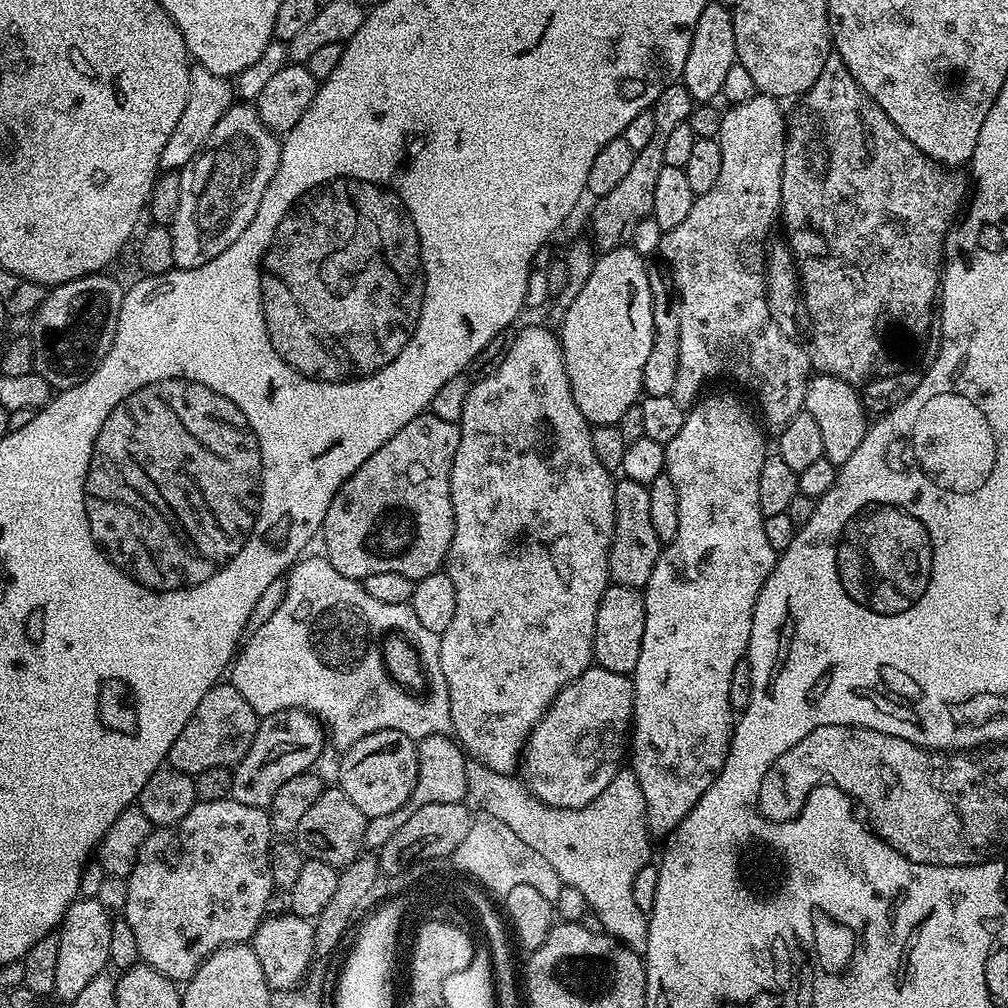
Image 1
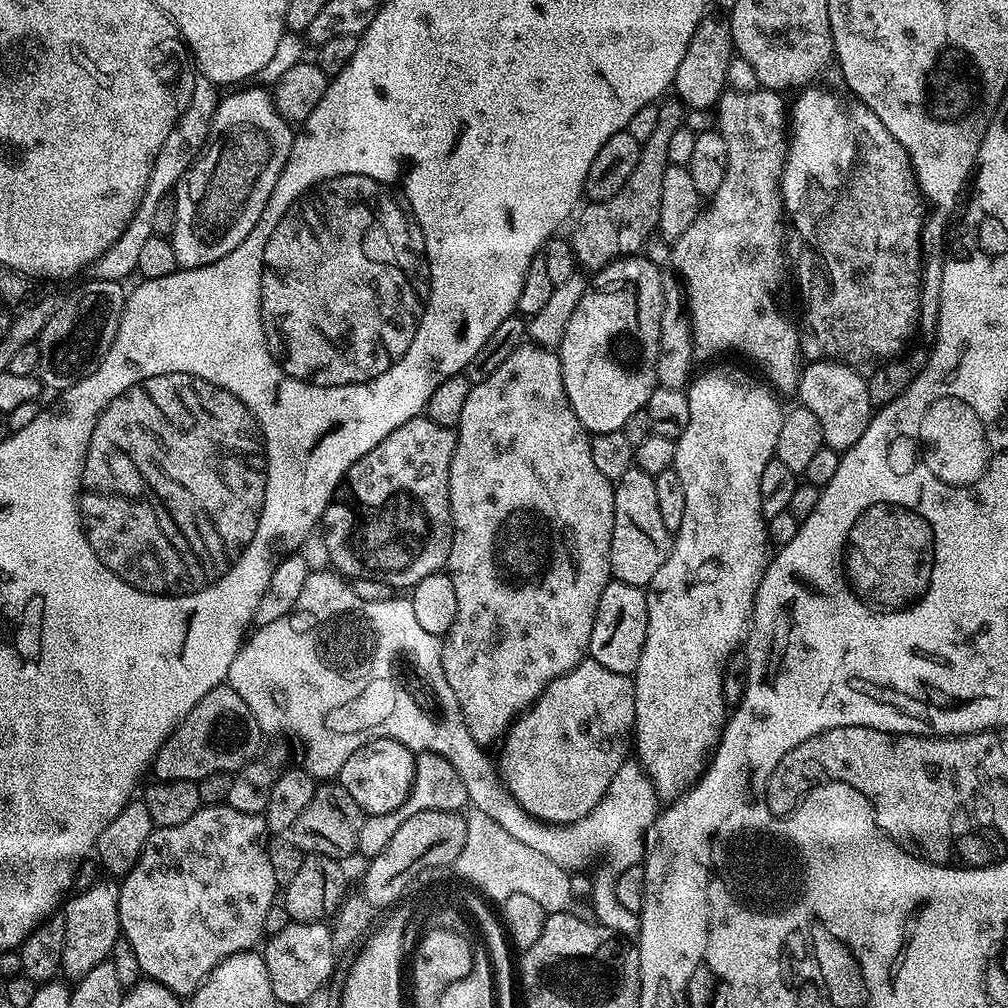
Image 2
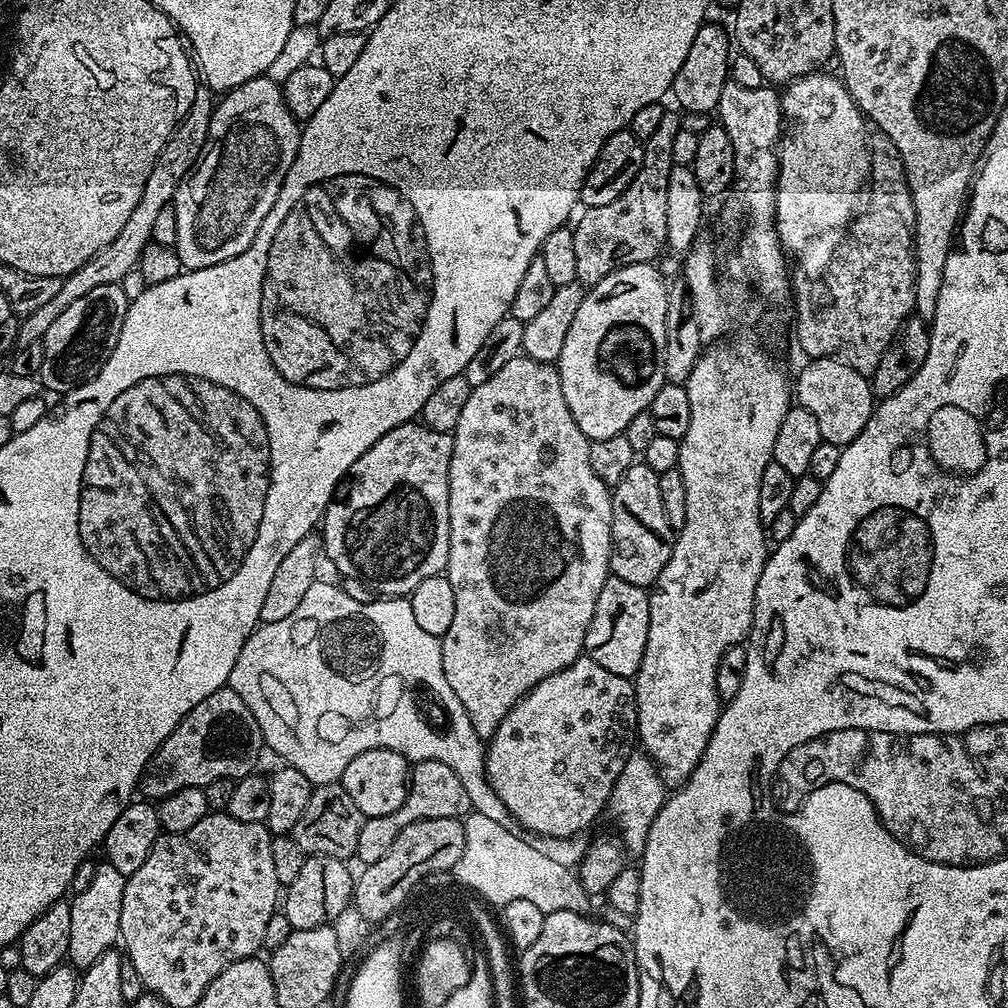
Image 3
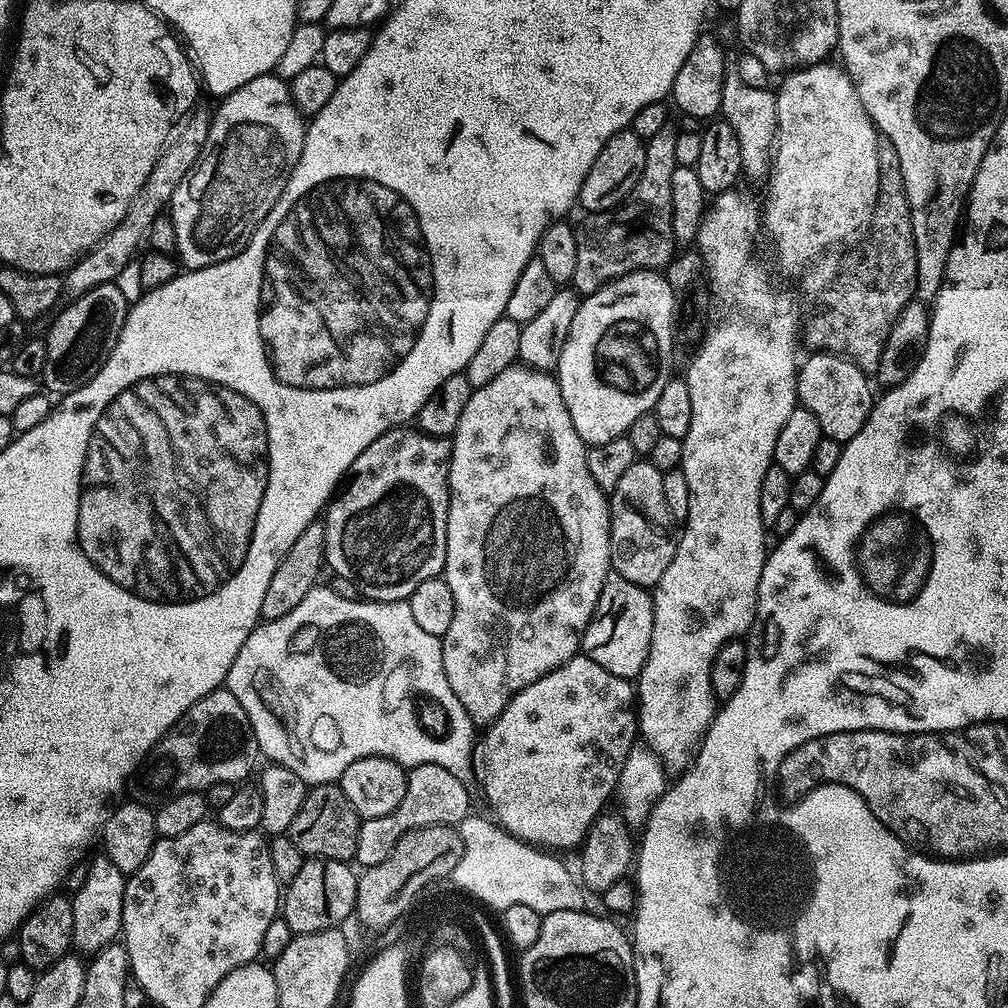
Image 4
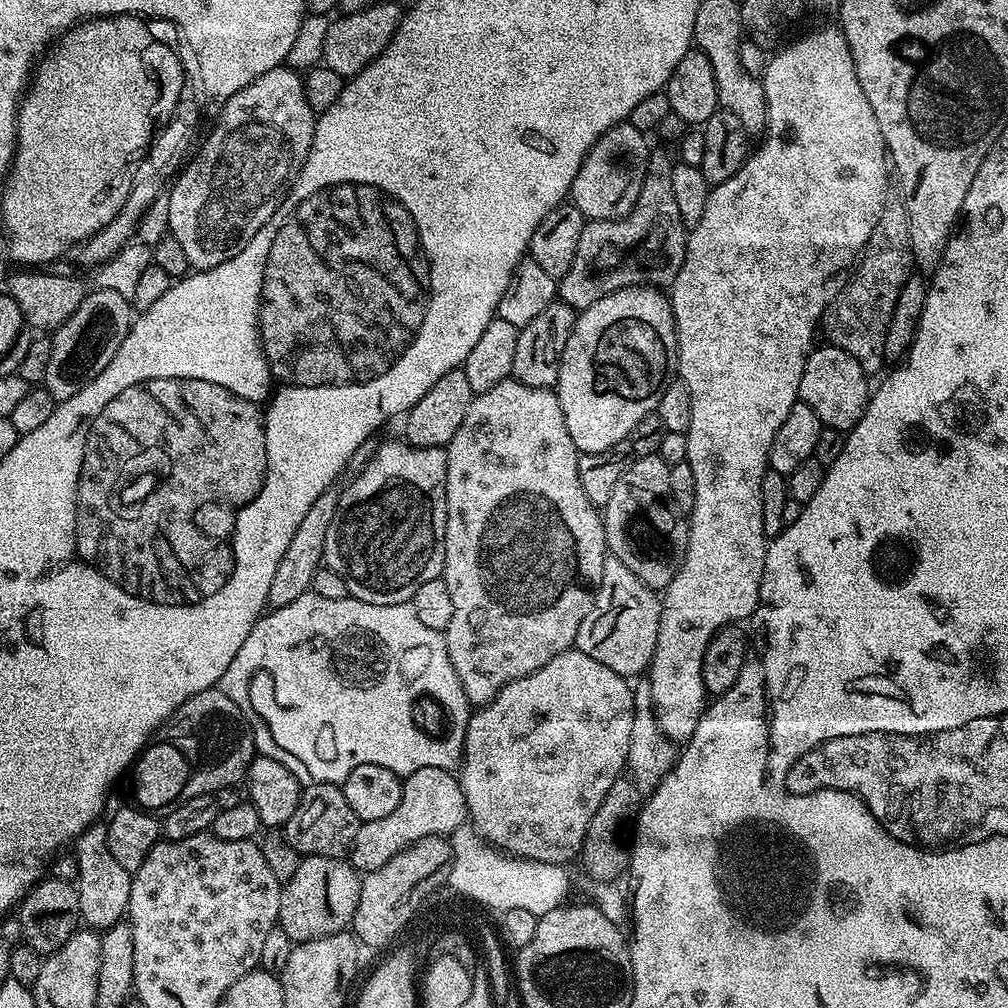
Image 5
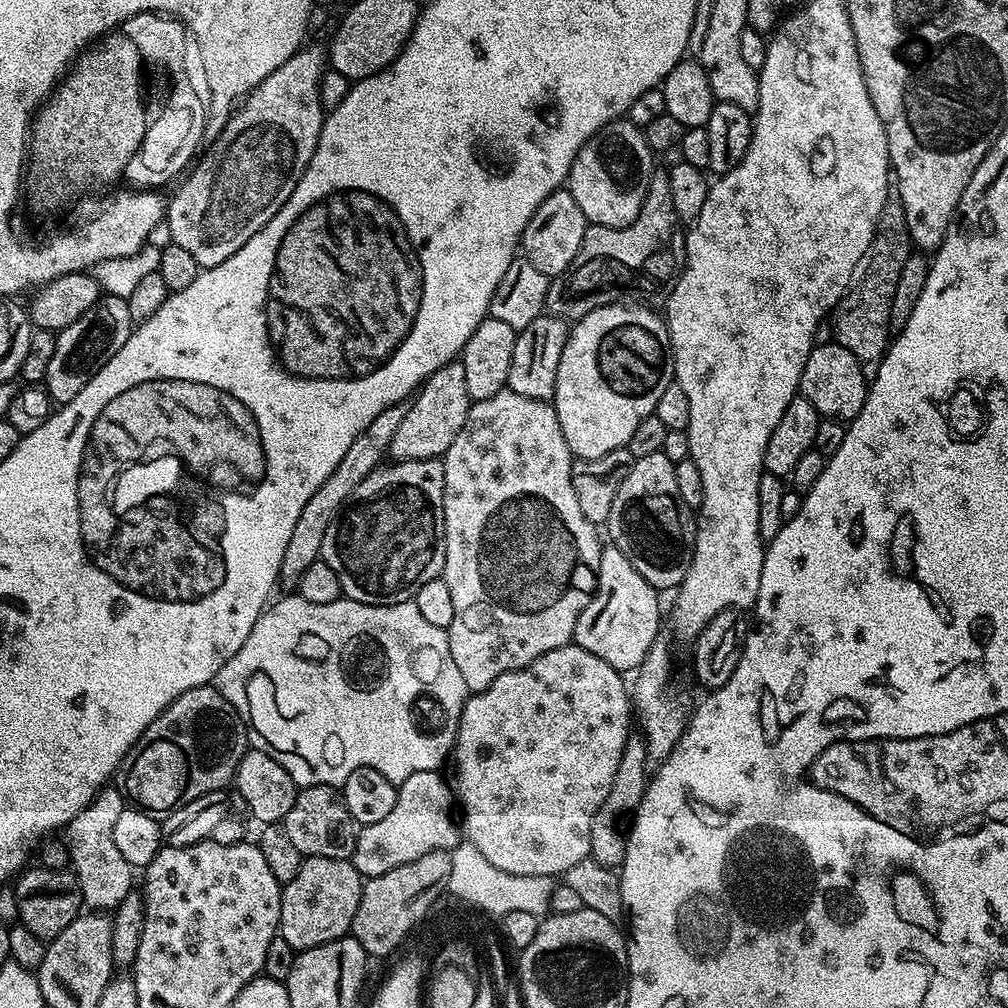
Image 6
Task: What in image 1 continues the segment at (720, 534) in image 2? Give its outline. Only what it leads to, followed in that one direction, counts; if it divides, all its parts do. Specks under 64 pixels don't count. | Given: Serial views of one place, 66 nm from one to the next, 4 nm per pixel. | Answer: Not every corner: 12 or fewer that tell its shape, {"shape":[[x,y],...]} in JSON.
{"shape":[[707,396],[664,445],[630,771],[667,837],[713,784],[778,559],[765,429]]}

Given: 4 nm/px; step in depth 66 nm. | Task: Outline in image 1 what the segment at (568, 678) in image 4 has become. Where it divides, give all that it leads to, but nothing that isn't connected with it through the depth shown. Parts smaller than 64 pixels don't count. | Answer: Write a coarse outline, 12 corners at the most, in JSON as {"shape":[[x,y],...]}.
{"shape":[[590,666],[522,753],[543,804],[581,808],[622,770],[632,680]]}

